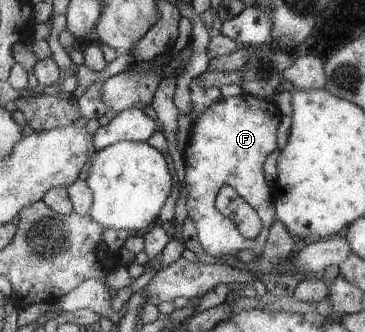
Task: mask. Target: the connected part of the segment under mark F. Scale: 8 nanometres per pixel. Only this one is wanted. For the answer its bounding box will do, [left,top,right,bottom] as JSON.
[183,94,280,259]

